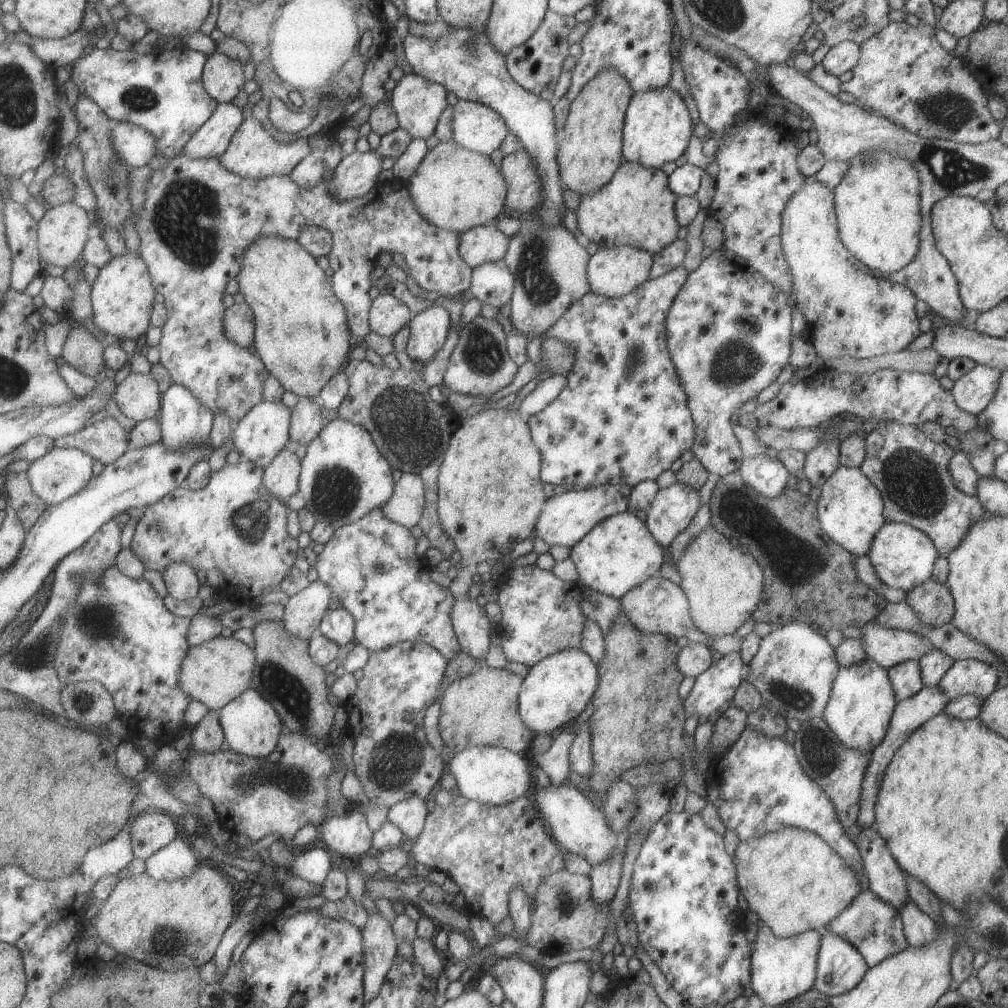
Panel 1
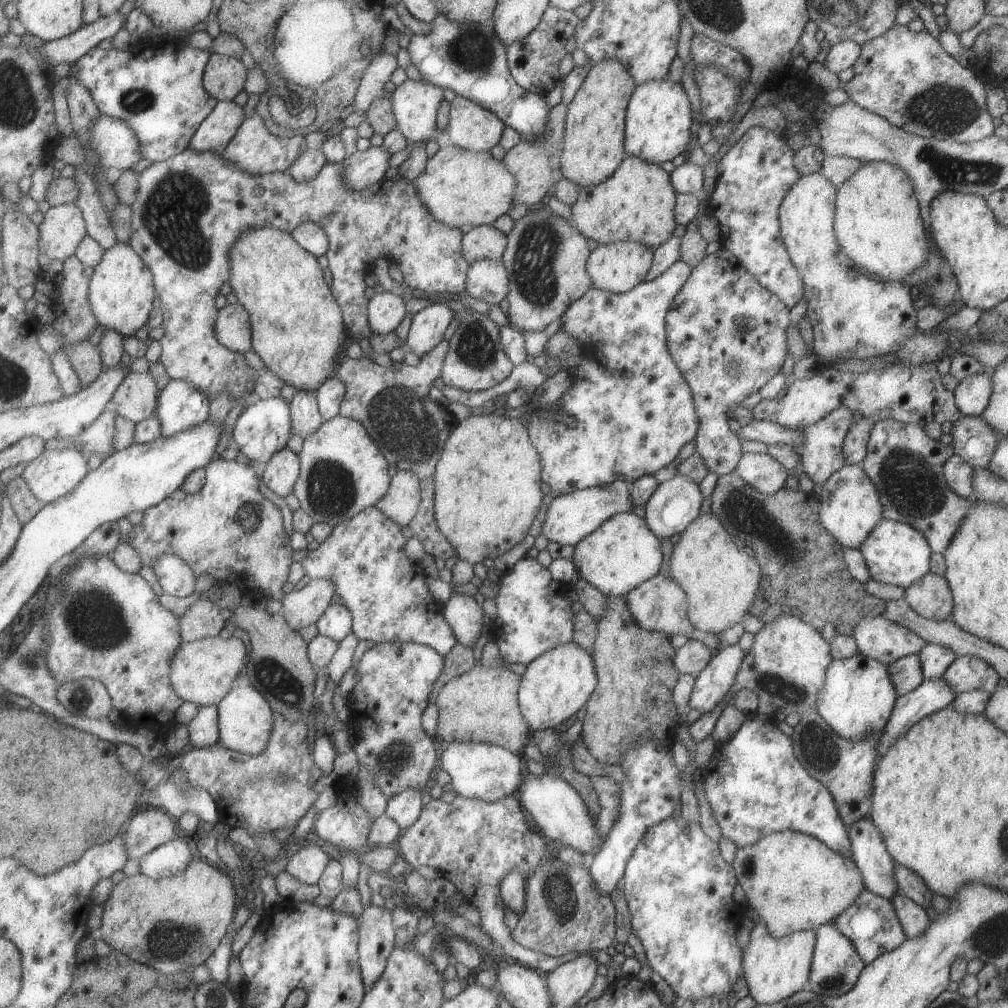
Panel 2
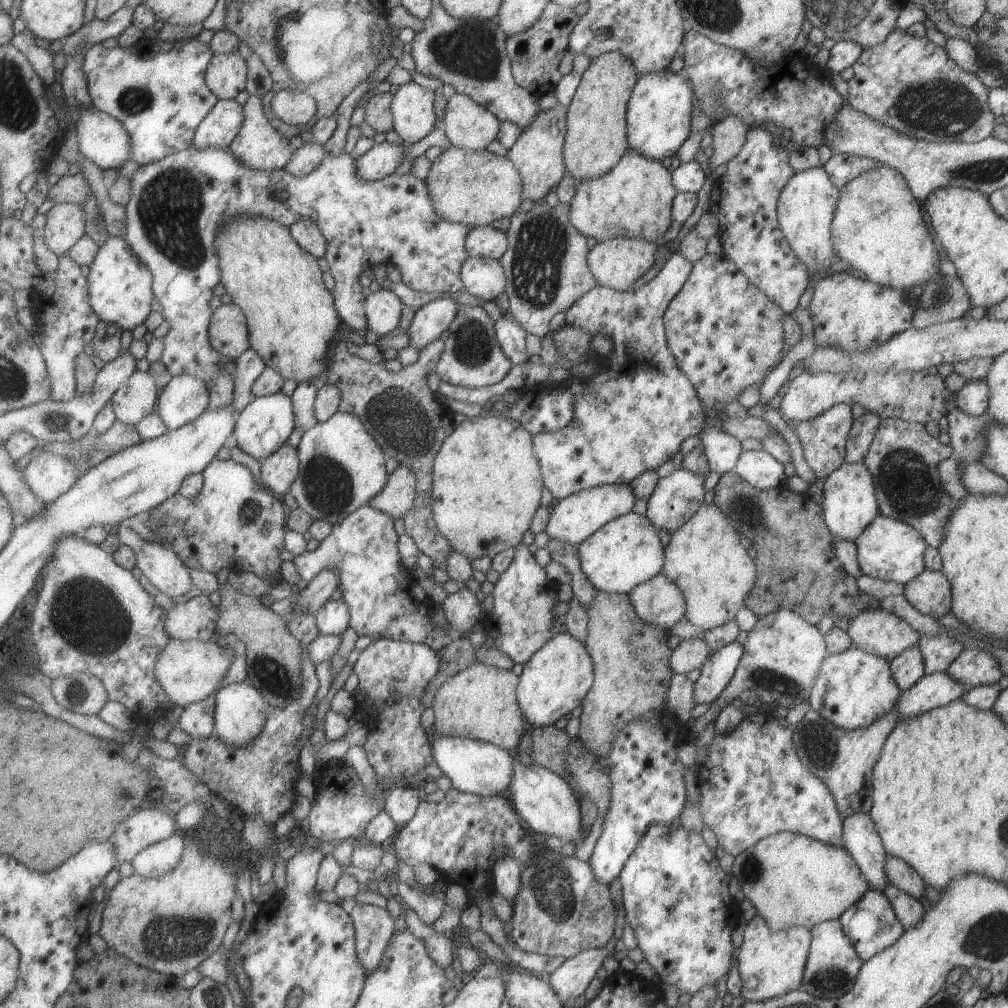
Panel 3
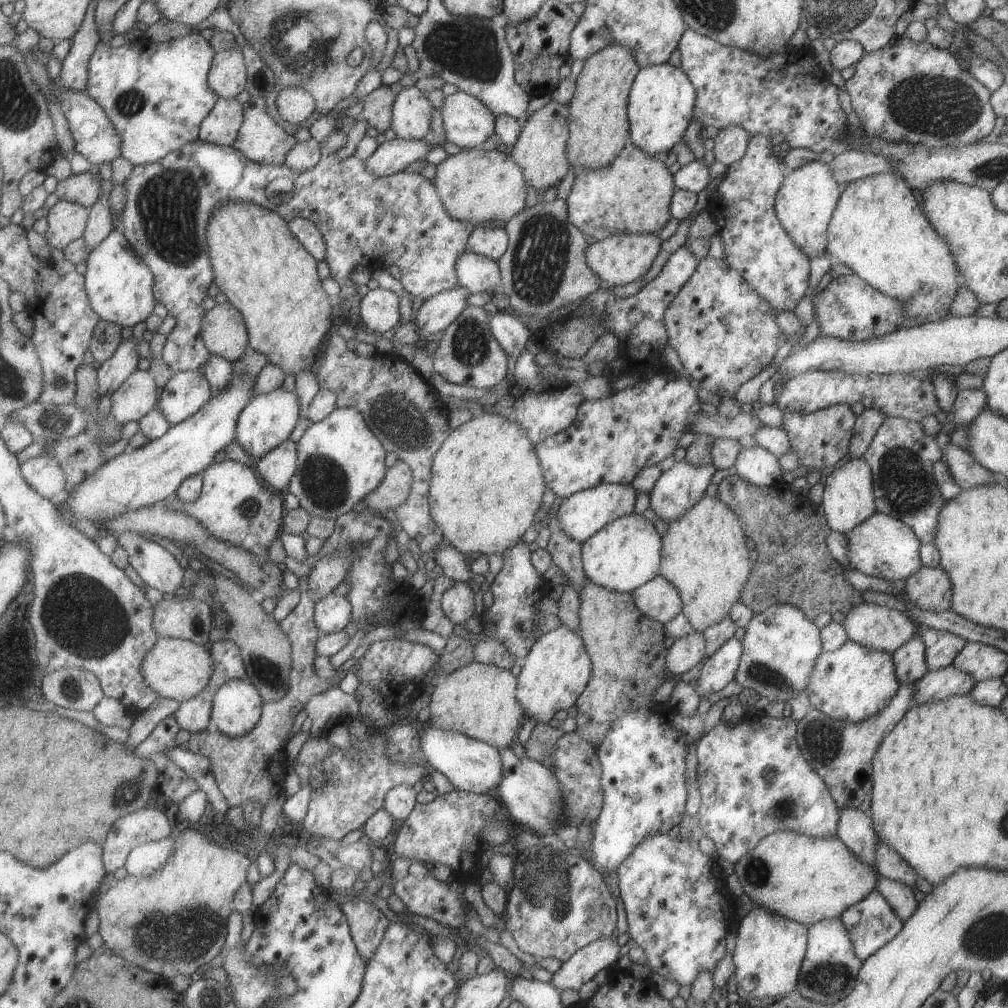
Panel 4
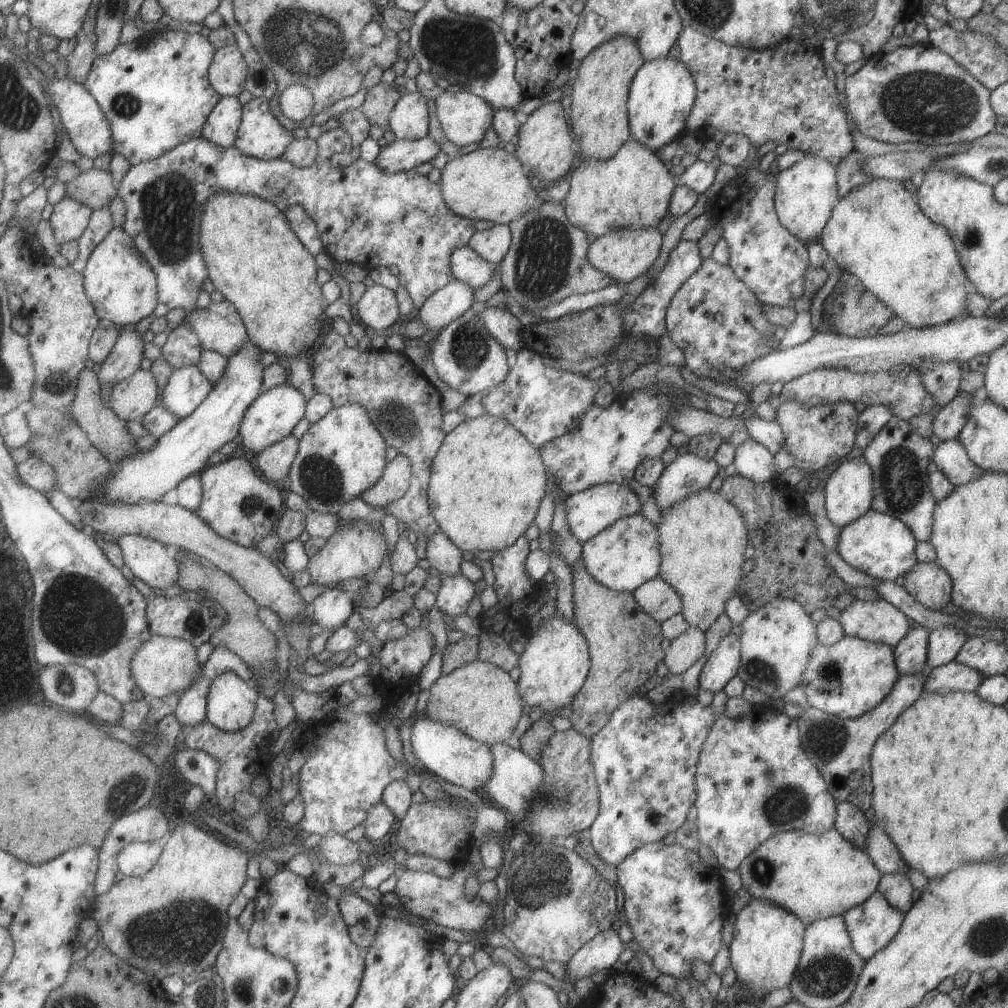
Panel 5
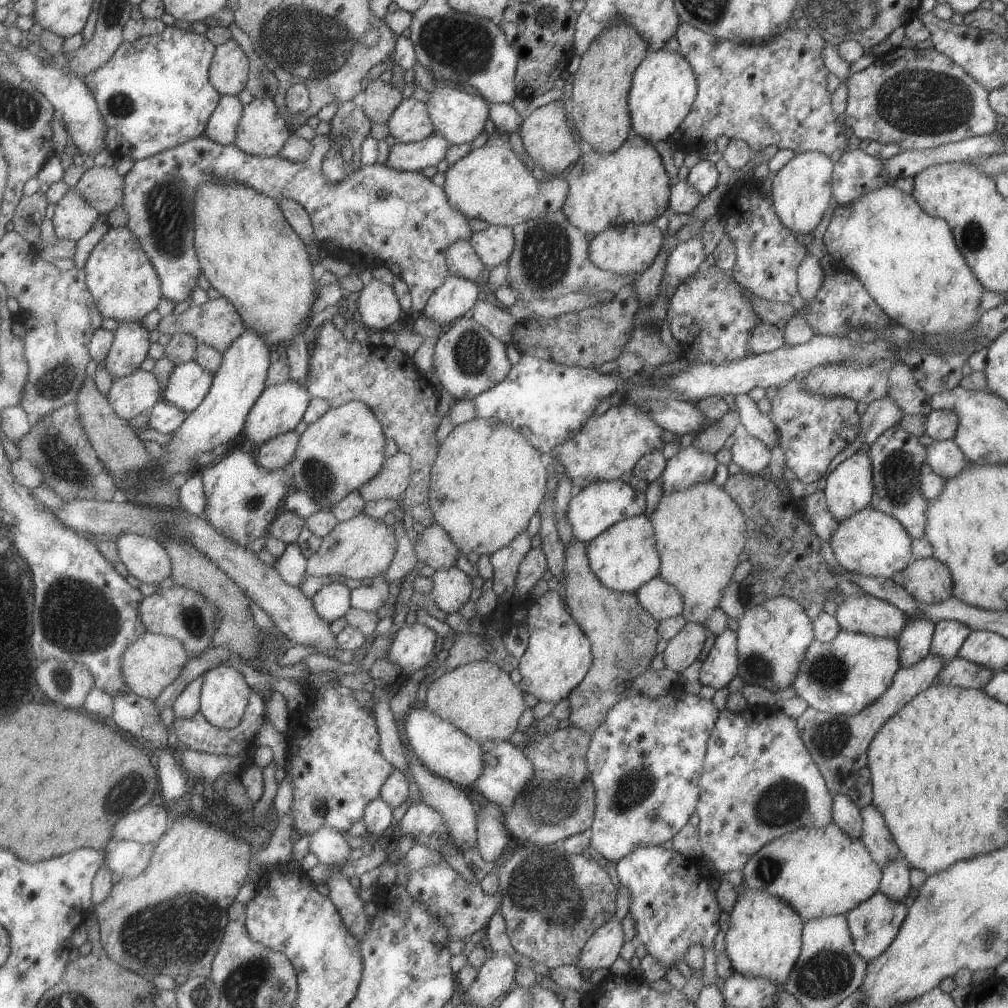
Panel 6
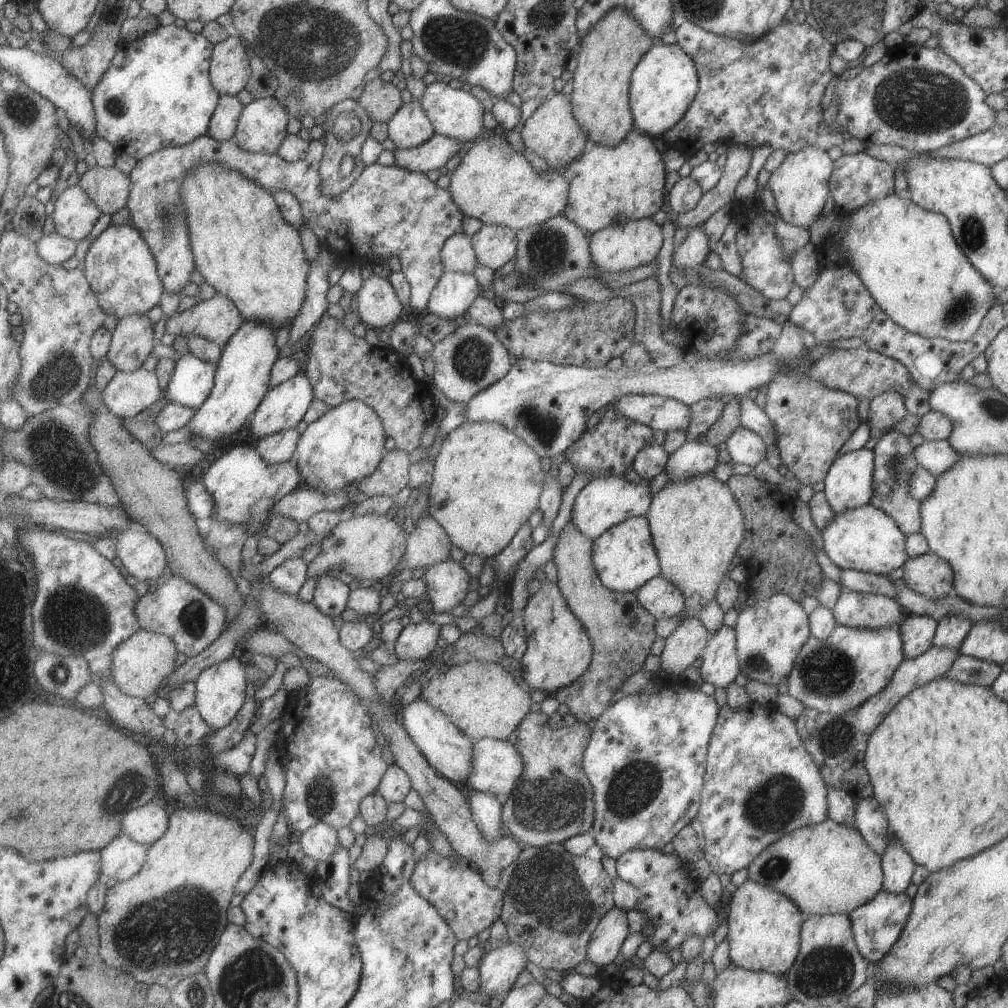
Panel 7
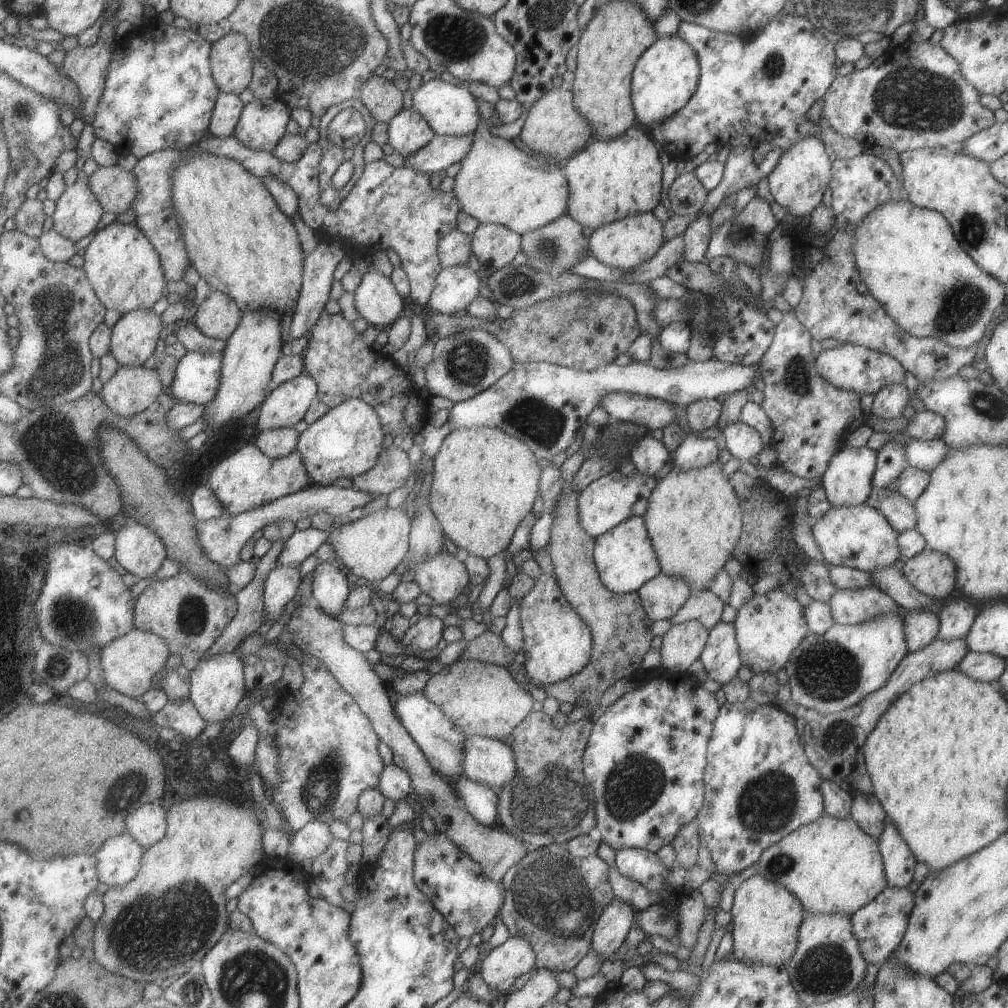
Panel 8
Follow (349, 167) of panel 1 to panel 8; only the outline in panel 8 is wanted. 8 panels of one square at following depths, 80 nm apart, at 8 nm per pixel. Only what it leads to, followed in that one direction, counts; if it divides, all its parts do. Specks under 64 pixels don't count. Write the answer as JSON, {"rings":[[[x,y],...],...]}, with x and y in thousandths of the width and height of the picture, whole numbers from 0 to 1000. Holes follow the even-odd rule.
{"rings":[[[469,133],[454,136],[449,134],[433,134],[422,146],[418,146],[412,153],[401,157],[401,165],[412,168],[415,172],[428,173],[429,171],[438,171],[446,163],[456,161],[460,157],[468,145],[469,137]]]}

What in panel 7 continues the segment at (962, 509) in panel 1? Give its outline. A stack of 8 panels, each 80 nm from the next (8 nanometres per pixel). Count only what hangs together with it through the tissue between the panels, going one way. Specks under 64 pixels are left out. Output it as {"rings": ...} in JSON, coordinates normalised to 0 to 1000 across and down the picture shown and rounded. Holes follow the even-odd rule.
{"rings":[[[882,426],[877,432],[870,435],[865,444],[867,450],[865,466],[865,491],[863,500],[882,511],[897,531],[905,531],[913,528],[913,498],[904,492],[902,478],[911,461],[907,450],[907,442],[901,433],[891,427]]]}

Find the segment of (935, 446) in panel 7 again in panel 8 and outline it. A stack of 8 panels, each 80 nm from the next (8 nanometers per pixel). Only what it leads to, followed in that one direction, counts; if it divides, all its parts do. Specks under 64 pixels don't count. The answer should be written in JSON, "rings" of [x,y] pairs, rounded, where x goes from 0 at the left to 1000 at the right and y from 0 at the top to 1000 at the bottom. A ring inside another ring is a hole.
{"rings":[[[934,435],[923,438],[907,436],[897,442],[898,456],[902,463],[923,469],[940,450],[940,442]]]}

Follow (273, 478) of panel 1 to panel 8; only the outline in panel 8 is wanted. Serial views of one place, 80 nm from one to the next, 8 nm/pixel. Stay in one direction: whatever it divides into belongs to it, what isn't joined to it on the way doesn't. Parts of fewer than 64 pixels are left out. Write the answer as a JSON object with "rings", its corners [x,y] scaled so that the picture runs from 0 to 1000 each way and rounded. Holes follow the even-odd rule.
{"rings":[[[281,424],[259,429],[254,436],[254,441],[271,455],[287,452],[296,447],[298,430],[292,424]]]}

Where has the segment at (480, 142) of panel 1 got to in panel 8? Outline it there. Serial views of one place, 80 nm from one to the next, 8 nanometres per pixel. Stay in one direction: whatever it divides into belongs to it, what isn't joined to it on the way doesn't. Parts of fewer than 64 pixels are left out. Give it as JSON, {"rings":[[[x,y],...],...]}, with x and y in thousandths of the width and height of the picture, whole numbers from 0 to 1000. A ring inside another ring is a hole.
{"rings":[[[432,75],[427,80],[418,82],[417,87],[410,92],[409,97],[410,106],[428,123],[430,131],[434,134],[454,136],[469,133],[476,122],[472,97],[463,89],[463,85],[461,87],[447,85],[447,83],[438,80],[436,75]]]}

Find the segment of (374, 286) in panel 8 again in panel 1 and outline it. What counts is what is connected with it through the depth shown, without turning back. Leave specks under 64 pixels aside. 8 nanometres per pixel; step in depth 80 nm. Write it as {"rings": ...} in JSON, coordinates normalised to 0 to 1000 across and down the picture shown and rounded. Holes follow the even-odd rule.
{"rings":[[[384,290],[370,299],[367,320],[374,331],[391,335],[397,327],[408,321],[411,314],[401,298]]]}

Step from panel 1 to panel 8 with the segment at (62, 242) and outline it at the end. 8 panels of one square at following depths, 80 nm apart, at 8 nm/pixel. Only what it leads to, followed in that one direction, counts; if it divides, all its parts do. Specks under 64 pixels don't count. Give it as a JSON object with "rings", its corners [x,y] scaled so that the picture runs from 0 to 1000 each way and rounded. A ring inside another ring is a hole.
{"rings":[[[78,170],[75,181],[66,185],[55,200],[53,228],[72,240],[90,232],[105,209],[87,177],[83,170]]]}

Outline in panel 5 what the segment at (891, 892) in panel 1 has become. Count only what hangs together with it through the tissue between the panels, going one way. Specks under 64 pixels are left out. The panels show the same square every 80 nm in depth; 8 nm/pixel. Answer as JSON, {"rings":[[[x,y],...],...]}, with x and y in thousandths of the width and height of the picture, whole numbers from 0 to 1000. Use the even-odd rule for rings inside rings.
{"rings":[[[829,795],[828,802],[827,822],[836,833],[858,844],[863,820],[861,809],[848,802],[842,795]]]}

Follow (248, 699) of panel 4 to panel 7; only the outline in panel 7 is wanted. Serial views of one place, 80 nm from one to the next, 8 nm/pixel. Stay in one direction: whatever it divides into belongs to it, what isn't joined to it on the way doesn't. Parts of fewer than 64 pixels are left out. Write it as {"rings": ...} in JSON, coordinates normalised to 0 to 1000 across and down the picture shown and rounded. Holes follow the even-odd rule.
{"rings":[[[232,651],[203,664],[193,677],[196,683],[194,699],[198,702],[201,712],[213,723],[227,720],[246,695],[247,676],[244,660],[239,659]]]}

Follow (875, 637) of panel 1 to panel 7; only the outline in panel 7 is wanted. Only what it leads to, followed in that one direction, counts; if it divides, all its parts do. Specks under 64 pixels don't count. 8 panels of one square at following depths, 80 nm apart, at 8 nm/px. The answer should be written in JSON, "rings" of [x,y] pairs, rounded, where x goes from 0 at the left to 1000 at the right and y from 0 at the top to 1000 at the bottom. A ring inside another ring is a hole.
{"rings":[[[834,583],[825,610],[830,620],[873,624],[893,620],[898,606],[888,594]]]}

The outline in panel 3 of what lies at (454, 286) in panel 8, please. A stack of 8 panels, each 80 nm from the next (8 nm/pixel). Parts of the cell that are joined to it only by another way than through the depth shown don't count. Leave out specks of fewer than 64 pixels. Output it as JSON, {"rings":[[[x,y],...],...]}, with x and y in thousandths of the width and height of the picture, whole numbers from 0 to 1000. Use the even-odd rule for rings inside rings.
{"rings":[[[432,297],[413,308],[407,323],[407,341],[414,348],[422,341],[434,337],[436,331],[444,325],[452,315],[453,301],[448,297]]]}

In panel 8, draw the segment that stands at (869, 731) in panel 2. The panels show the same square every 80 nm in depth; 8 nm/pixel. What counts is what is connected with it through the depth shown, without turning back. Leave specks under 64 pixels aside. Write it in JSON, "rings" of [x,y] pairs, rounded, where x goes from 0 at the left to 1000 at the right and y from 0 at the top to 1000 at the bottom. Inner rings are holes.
{"rings":[[[888,608],[851,620],[827,618],[815,630],[805,627],[789,642],[778,661],[785,694],[794,703],[829,707],[873,684],[901,648],[895,615]]]}

